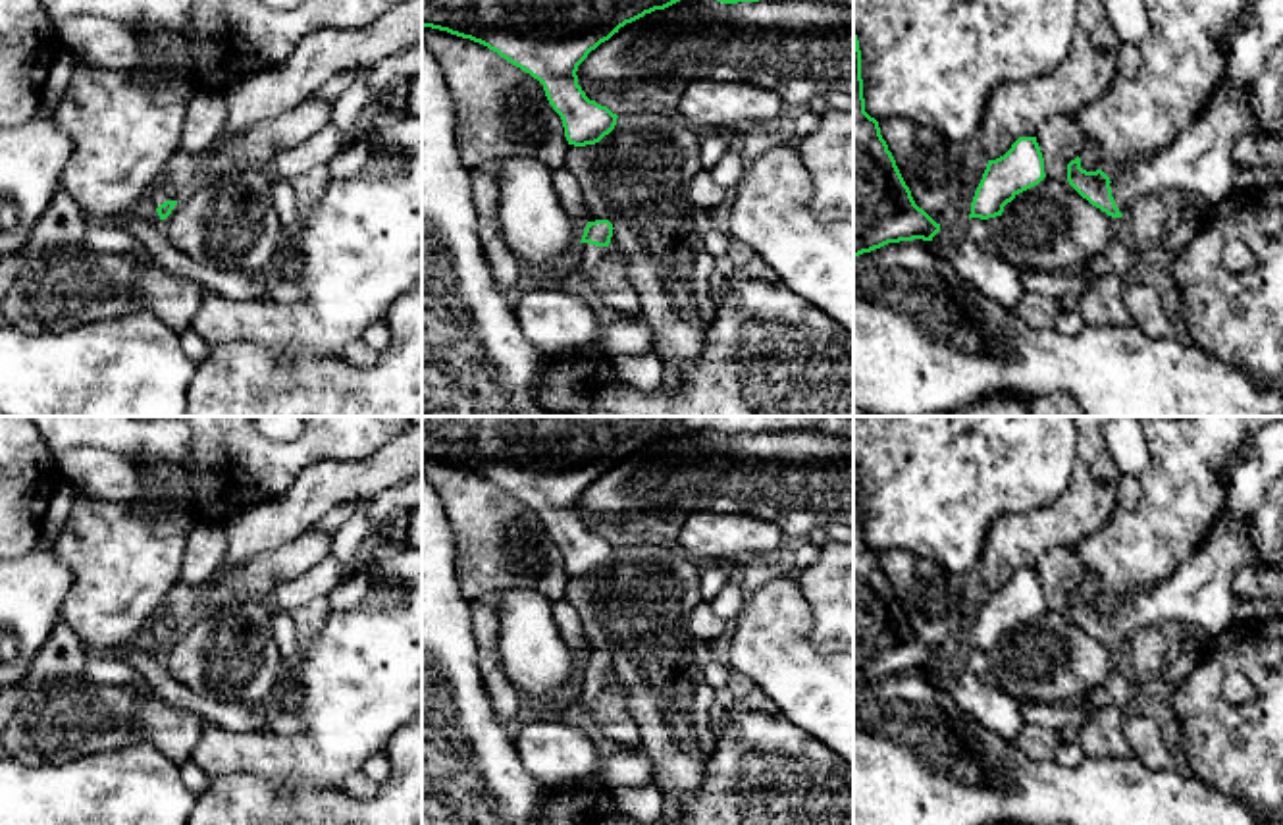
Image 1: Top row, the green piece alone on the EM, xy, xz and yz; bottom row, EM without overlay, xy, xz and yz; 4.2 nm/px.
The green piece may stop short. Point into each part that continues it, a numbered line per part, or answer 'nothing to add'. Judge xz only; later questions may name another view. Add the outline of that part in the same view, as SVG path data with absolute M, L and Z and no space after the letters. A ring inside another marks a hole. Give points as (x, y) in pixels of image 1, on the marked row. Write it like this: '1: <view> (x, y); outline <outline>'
1: xz (590, 255); outline M580 243L576 258L580 258L588 266L595 266L601 260L609 258L609 249L607 247L589 245L589 243Z

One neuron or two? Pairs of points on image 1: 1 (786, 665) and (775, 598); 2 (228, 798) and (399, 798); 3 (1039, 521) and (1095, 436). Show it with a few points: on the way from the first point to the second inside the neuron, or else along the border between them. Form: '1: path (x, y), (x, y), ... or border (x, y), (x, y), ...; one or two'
1: path (775, 648), (775, 615); one
2: path (270, 804), (357, 804); one
3: path (1064, 509), (1091, 482), (1093, 461); one

